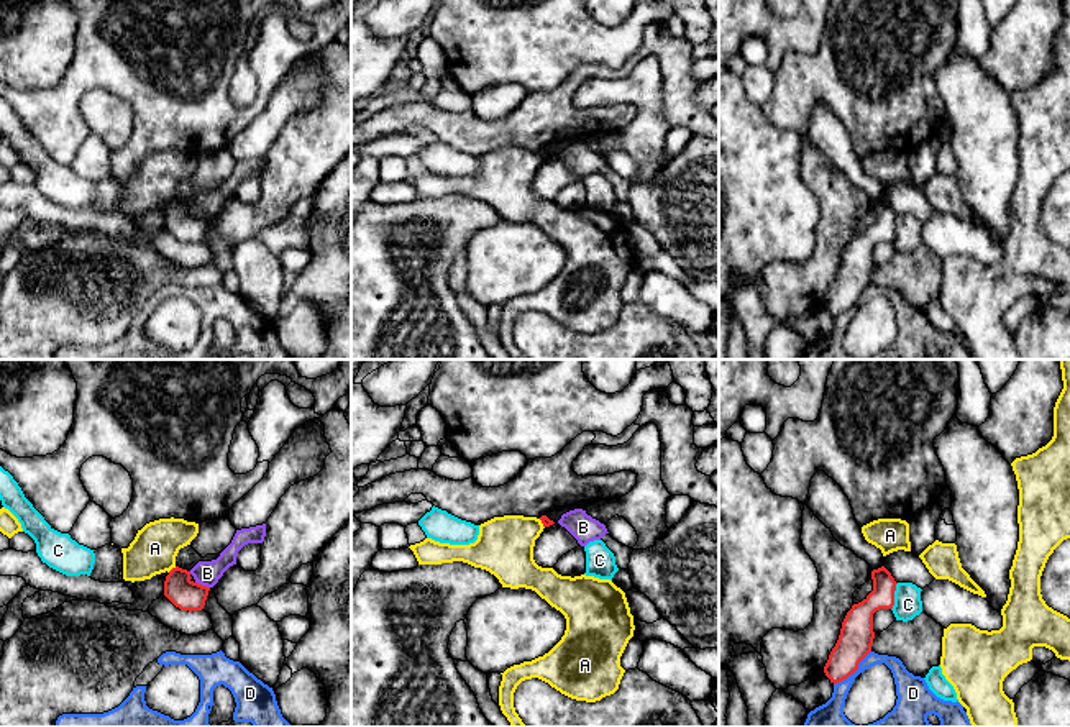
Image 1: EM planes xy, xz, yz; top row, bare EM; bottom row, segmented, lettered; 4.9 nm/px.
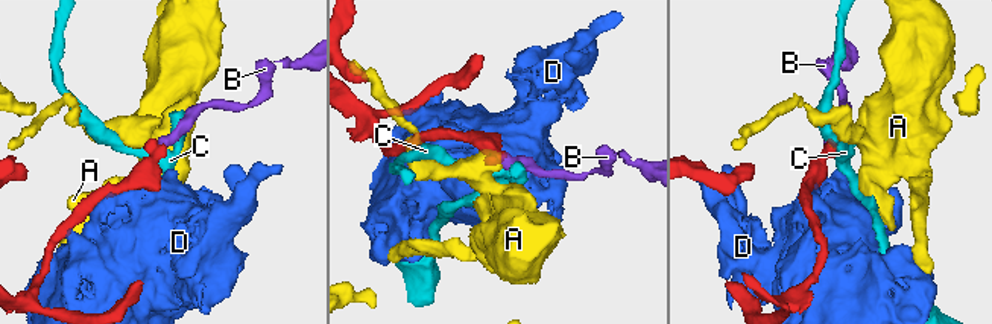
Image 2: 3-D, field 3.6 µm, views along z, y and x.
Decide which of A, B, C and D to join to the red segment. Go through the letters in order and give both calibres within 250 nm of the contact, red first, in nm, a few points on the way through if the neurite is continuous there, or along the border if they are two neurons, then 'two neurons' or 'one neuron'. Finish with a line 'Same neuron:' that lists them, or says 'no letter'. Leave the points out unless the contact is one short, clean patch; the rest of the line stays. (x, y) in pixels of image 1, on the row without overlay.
A: calibres 150 and 220 nm; two neurons
B: calibres 150 and 130 nm; border xy (196, 214), (209, 220); two neurons
C: calibres 160 and 140 nm; border yz (898, 215), (891, 242); two neurons
D: calibres 170 and 140 nm; two neurons
Same neuron: no letter

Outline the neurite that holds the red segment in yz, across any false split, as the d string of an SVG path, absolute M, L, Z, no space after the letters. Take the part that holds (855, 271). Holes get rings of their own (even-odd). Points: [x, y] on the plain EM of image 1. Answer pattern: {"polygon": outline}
{"polygon": "M881 199L871 203L873 223L847 245L839 272L824 299L825 309L837 317L858 302L860 294L871 284L875 264L873 246L880 241L893 241L896 213Z"}

